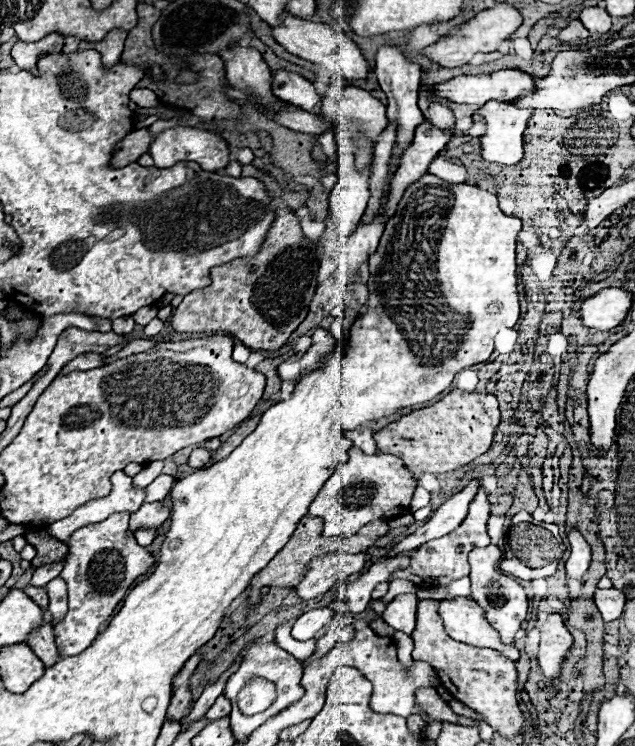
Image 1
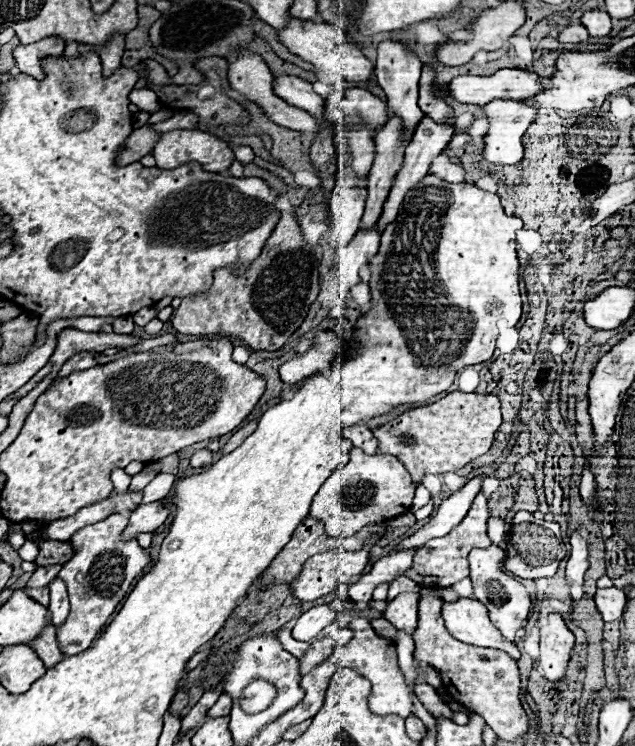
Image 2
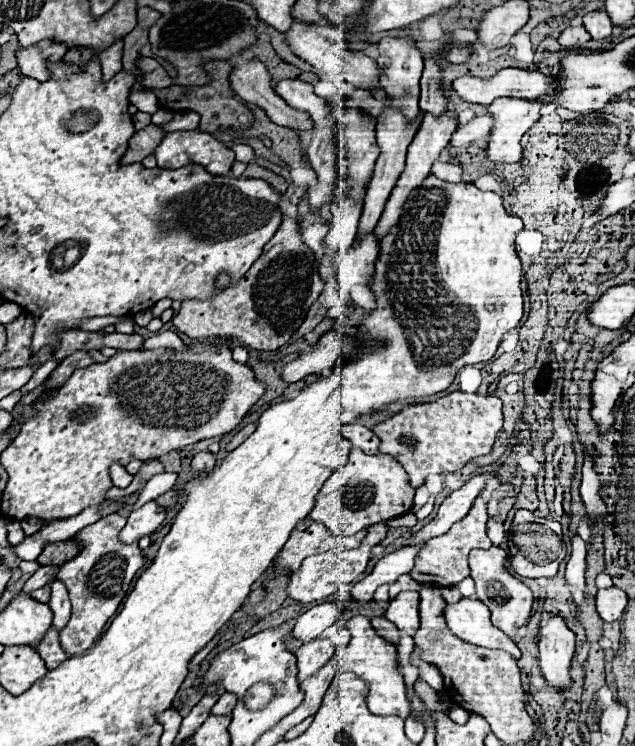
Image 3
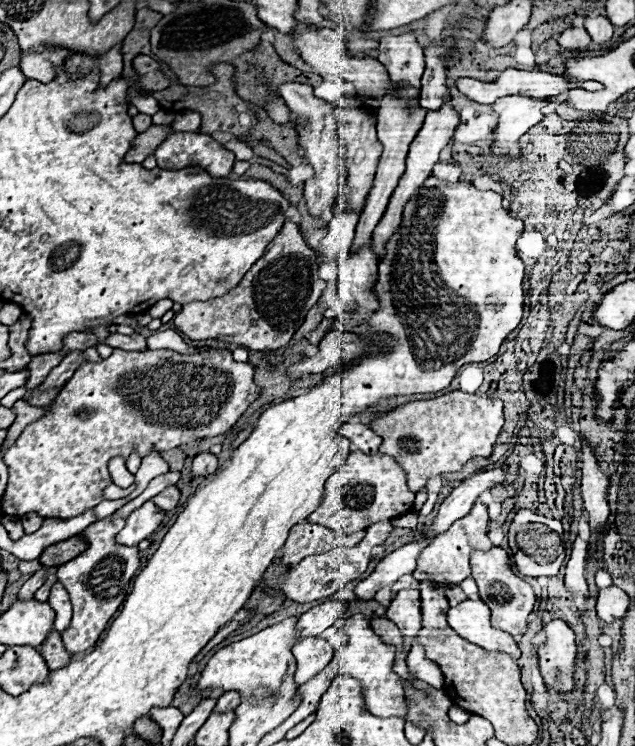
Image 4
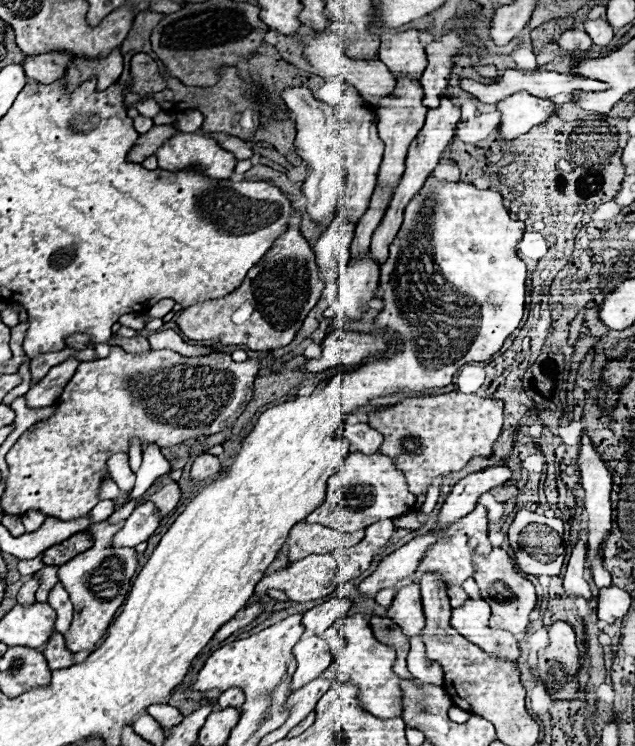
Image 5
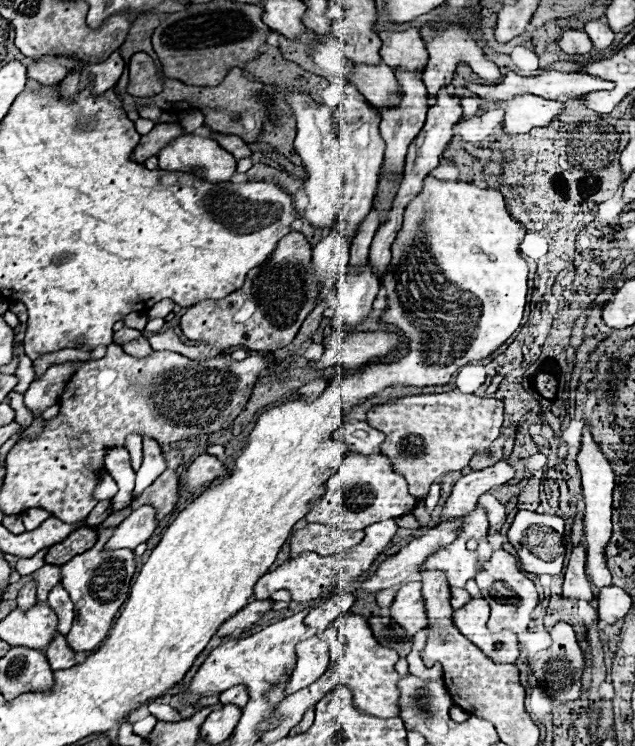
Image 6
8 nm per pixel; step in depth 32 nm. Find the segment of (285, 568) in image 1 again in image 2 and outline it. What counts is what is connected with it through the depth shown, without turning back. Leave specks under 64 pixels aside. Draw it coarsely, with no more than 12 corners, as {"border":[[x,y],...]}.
{"border":[[304,518],[290,542],[260,576],[260,586],[290,584],[302,564],[334,548],[360,550],[384,524],[348,538],[326,536],[324,524]]}

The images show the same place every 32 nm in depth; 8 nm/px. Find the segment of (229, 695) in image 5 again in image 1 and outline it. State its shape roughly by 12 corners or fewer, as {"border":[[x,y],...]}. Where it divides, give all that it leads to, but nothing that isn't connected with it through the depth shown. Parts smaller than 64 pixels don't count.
{"border":[[220,696],[206,712],[208,720],[218,720],[230,714],[230,700]]}

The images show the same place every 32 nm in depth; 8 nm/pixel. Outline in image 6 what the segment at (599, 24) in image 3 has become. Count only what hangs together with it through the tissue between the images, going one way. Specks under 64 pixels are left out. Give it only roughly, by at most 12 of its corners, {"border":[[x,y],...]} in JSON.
{"border":[[602,20],[586,22],[596,50],[610,48],[614,32]]}

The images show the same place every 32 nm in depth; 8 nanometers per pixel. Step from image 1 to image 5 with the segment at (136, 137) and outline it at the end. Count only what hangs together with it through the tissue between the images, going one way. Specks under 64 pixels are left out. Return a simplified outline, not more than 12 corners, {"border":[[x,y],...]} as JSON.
{"border":[[172,124],[152,126],[130,150],[130,162],[148,156],[180,130]]}

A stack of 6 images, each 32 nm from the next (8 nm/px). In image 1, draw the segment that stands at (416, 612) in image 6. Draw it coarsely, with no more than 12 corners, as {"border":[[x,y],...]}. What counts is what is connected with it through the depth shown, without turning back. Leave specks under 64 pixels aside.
{"border":[[398,594],[382,618],[400,632],[416,628],[416,594]]}

